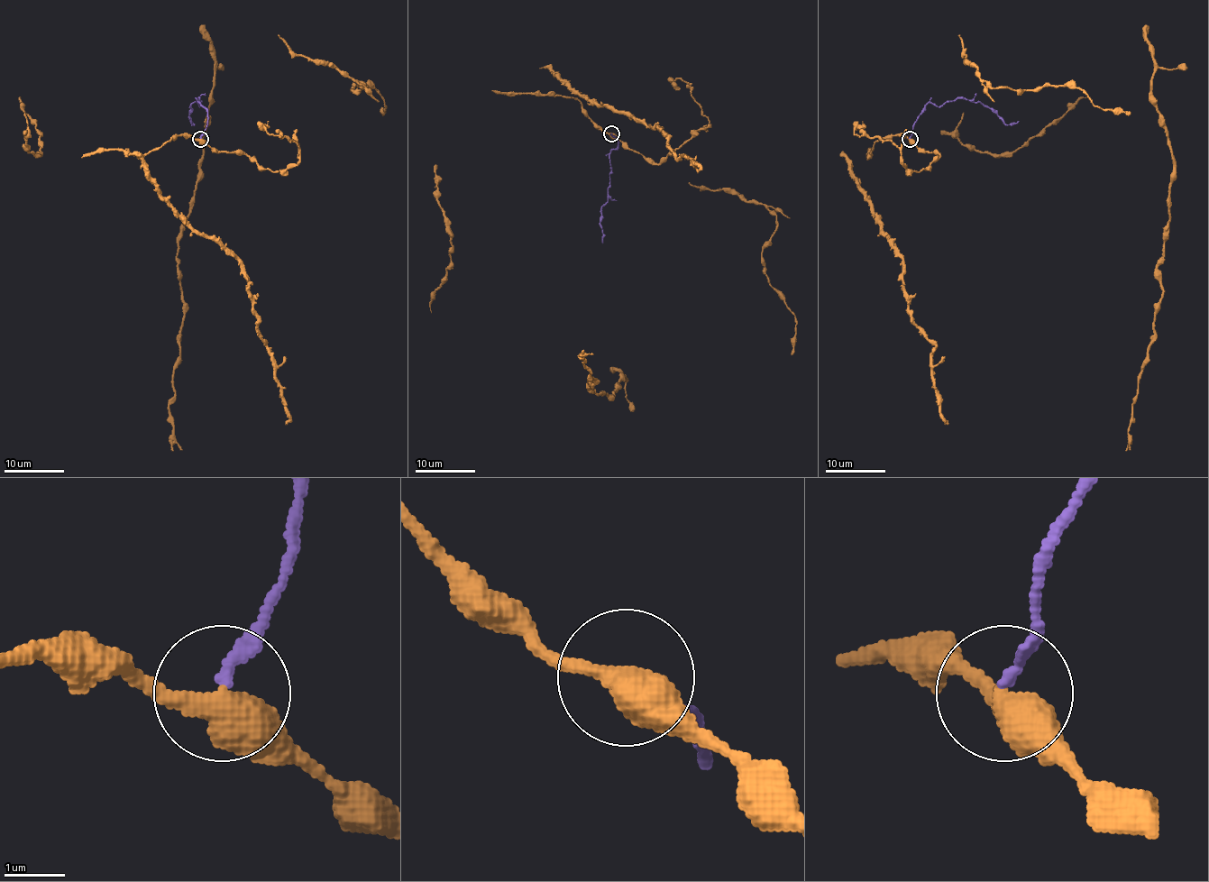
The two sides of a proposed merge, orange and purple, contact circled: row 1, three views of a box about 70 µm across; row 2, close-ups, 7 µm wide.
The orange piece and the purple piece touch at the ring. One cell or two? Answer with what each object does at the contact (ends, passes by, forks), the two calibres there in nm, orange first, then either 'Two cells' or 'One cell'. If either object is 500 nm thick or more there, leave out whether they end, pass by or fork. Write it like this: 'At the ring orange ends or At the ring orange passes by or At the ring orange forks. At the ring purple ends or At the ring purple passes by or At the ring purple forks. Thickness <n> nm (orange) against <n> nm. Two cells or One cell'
At the ring orange passes by. At the ring purple ends. Thickness 440 nm (orange) against 200 nm. Two cells

